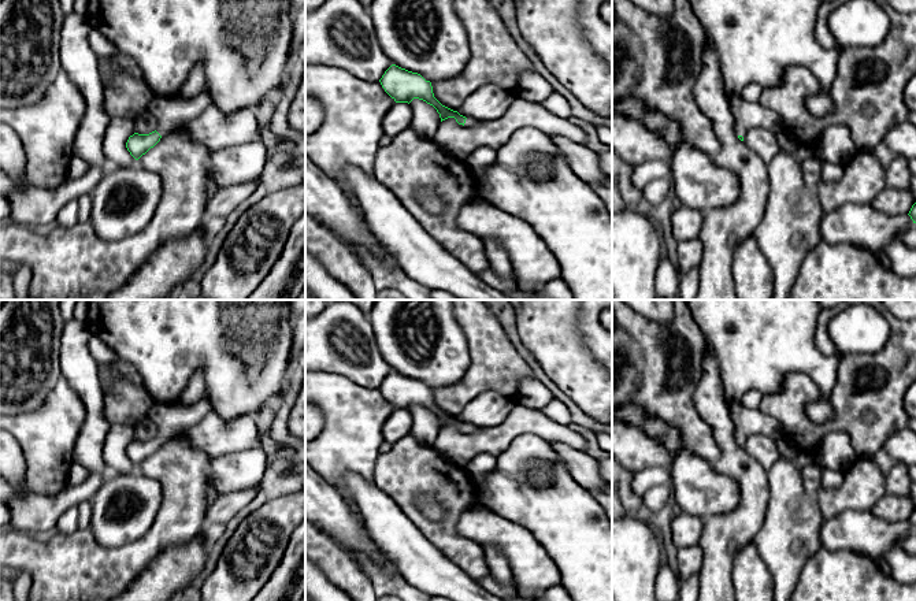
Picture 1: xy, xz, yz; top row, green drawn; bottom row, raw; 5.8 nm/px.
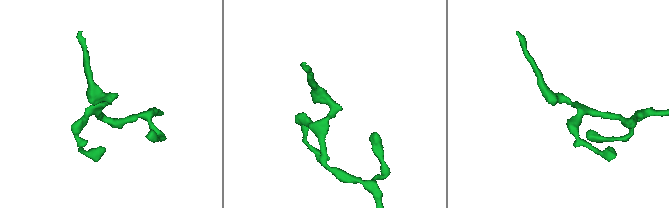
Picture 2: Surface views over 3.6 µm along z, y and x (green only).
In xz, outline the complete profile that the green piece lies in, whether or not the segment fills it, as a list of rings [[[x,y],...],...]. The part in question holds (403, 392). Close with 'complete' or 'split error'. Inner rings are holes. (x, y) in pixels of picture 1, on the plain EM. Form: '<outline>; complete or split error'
[[[392,371],[382,385],[379,386],[385,398],[396,409],[411,409],[414,405],[419,405],[433,412],[440,420],[441,429],[448,424],[455,424],[459,431],[471,434],[478,429],[460,422],[457,418],[453,418],[442,412],[433,400],[433,393],[430,387],[426,387],[420,381],[408,378],[396,371]]]; split error

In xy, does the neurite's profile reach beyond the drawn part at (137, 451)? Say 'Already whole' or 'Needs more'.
Needs more

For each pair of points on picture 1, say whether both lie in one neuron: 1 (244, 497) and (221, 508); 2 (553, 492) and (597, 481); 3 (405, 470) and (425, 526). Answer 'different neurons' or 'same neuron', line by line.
1: same neuron
2: different neurons
3: same neuron

